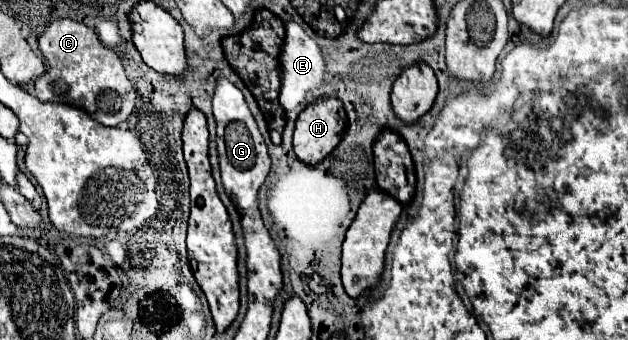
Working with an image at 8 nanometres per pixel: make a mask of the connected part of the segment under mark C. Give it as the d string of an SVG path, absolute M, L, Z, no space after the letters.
M56 19L46 27L38 45L48 63L46 73L34 83L40 101L58 101L80 107L106 127L118 127L126 121L134 109L136 91L124 73L120 57L106 49L90 27L70 19Z

